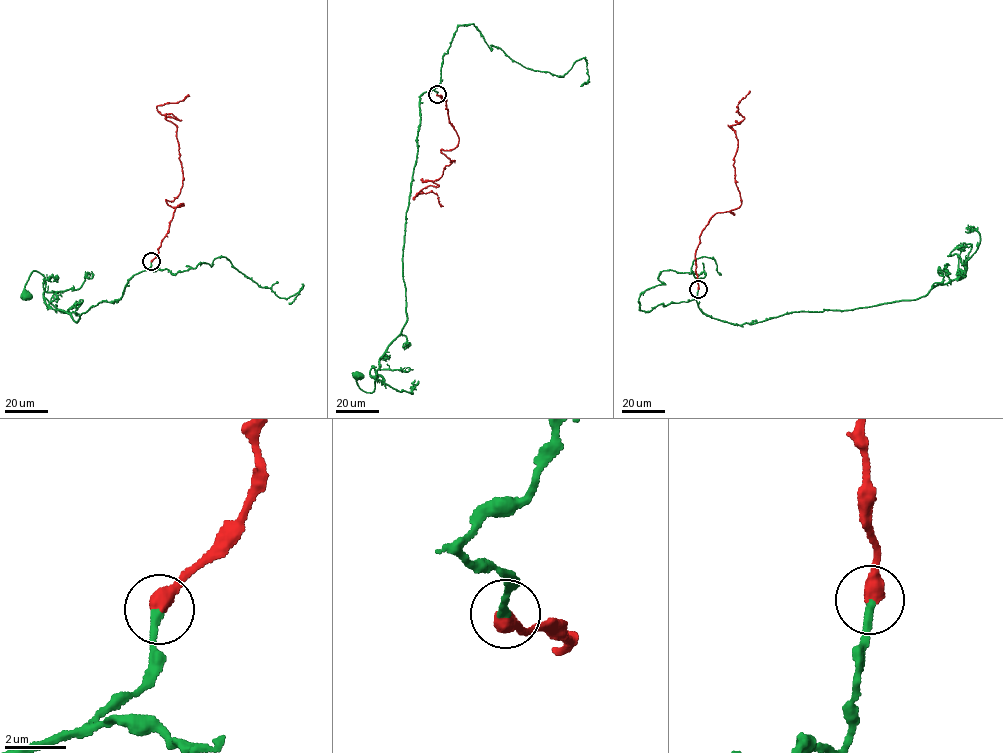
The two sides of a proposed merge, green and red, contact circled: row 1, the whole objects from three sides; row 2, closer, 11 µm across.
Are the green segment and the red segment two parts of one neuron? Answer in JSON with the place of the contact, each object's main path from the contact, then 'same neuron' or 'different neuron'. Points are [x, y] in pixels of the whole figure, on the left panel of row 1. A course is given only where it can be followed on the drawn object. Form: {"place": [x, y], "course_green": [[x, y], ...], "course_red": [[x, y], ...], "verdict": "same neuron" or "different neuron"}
{"place": [151, 261], "course_green": [[151, 261], [118, 301], [99, 302], [77, 323], [45, 304], [45, 277], [38, 272], [25, 296]], "course_red": [[151, 261], [184, 205], [165, 200], [183, 183], [177, 127], [166, 119], [180, 120], [157, 107], [189, 96]], "verdict": "same neuron"}

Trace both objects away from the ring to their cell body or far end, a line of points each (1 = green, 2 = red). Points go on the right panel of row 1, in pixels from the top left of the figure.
1: (698, 288), (704, 314), (741, 325), (915, 300), (959, 277), (971, 244), (961, 251), (959, 275)
2: (698, 288), (701, 231), (716, 213), (734, 214), (740, 205), (731, 127), (744, 118), (737, 105), (750, 92)

